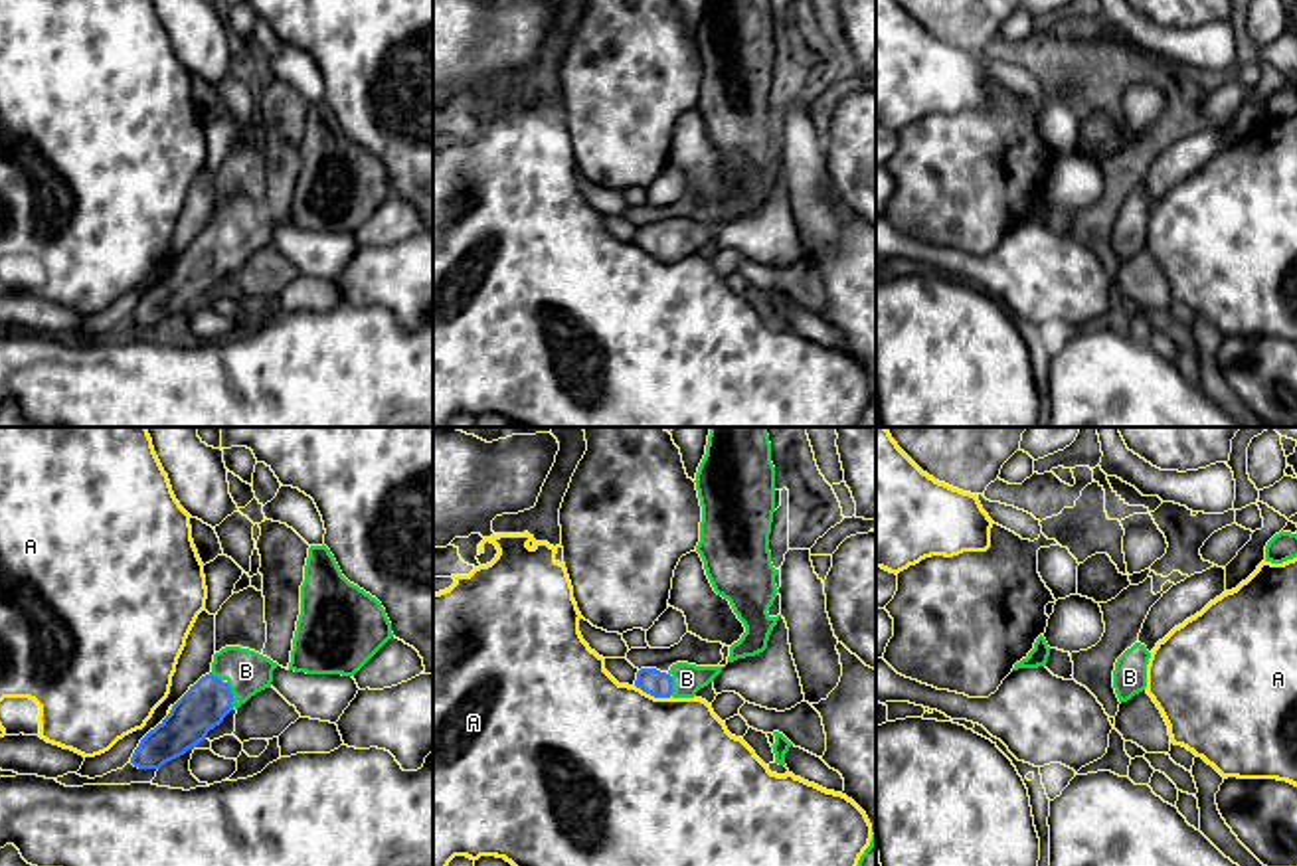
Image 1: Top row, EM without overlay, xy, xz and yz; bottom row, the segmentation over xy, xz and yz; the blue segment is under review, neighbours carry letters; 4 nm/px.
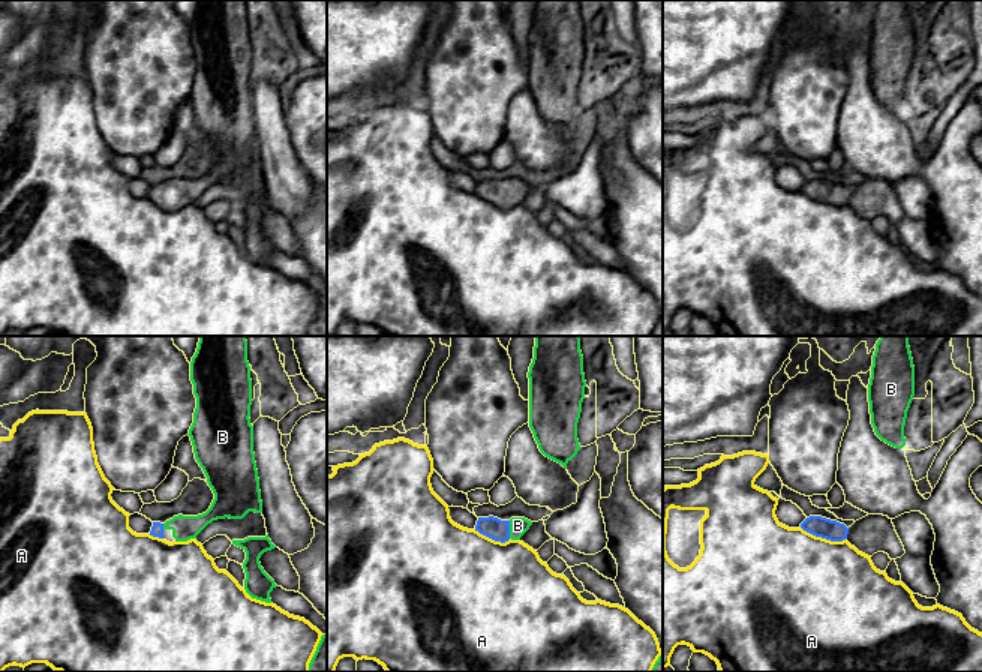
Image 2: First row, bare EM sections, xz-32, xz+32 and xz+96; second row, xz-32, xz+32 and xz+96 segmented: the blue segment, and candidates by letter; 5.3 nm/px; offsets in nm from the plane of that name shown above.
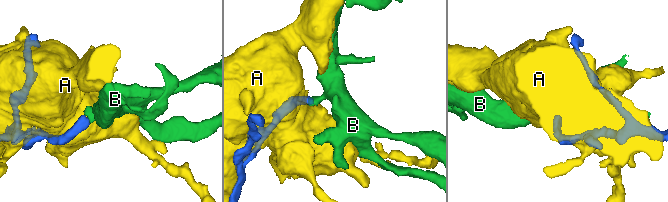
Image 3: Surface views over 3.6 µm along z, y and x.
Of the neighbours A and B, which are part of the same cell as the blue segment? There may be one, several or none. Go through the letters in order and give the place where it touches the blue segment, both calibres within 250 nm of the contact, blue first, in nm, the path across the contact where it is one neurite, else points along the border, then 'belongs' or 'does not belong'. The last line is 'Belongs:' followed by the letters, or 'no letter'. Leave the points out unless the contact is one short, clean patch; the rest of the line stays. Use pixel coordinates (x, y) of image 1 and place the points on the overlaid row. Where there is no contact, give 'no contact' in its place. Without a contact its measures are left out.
A: xz (653, 694) | 110/480 nm | does not belong
B: xy (232, 694) | 190/180 nm | across xy (204, 706), (212, 698), (232, 694), (242, 685), (246, 671) | belongs
Belongs: B

